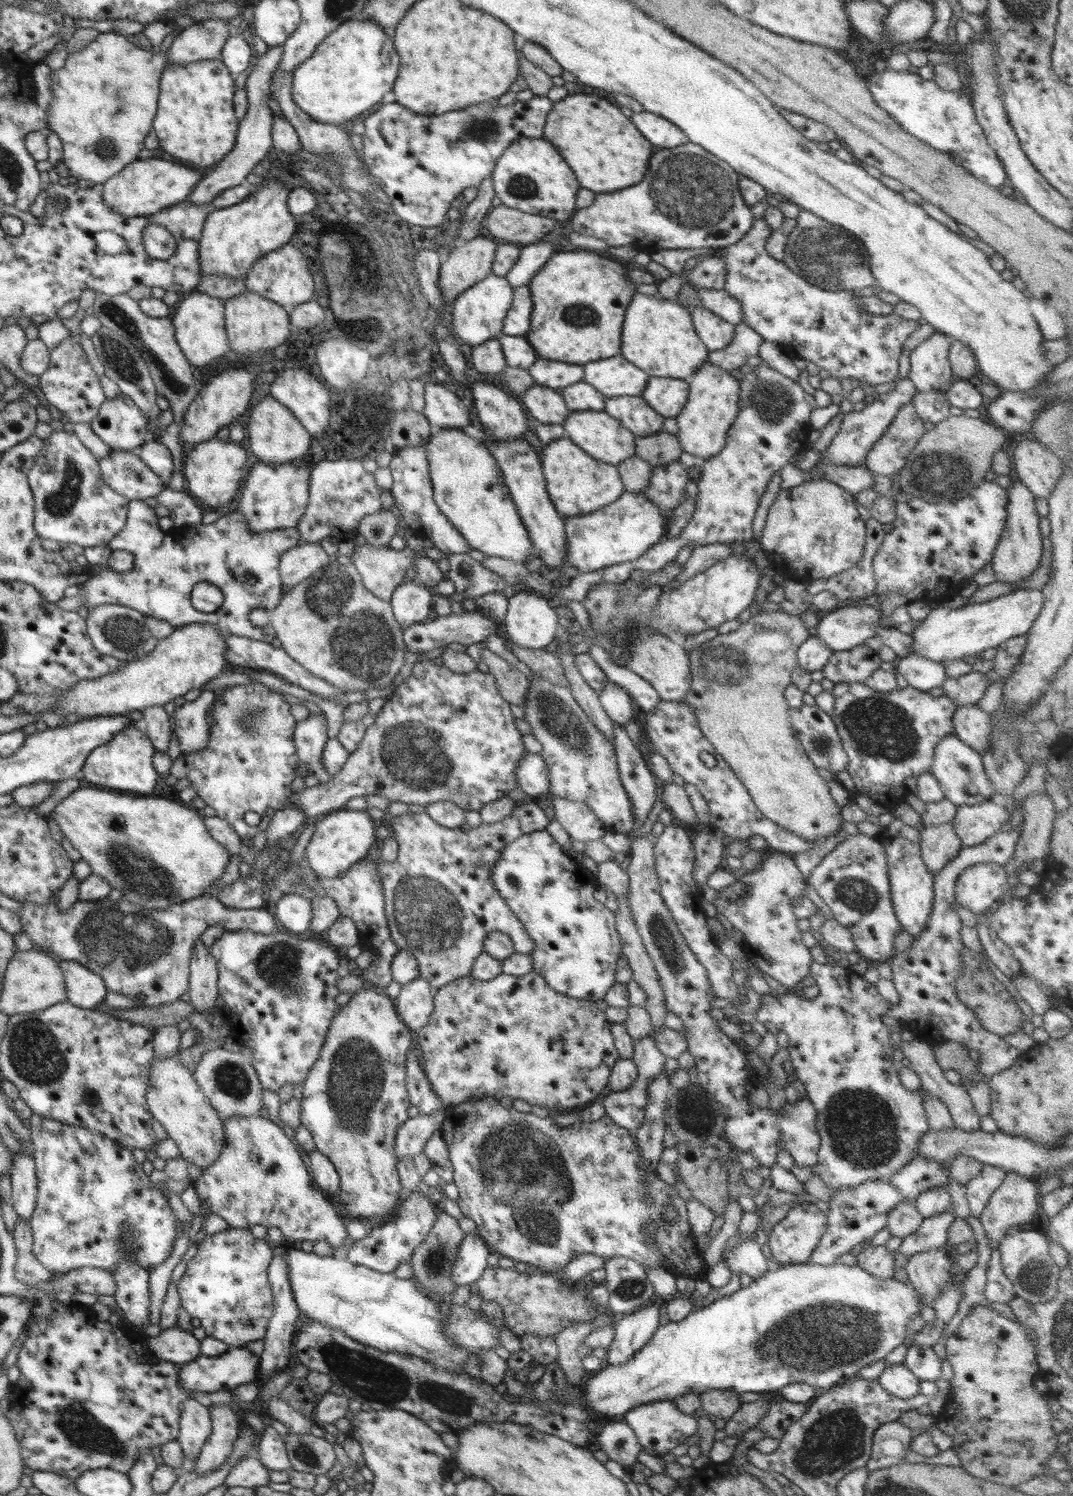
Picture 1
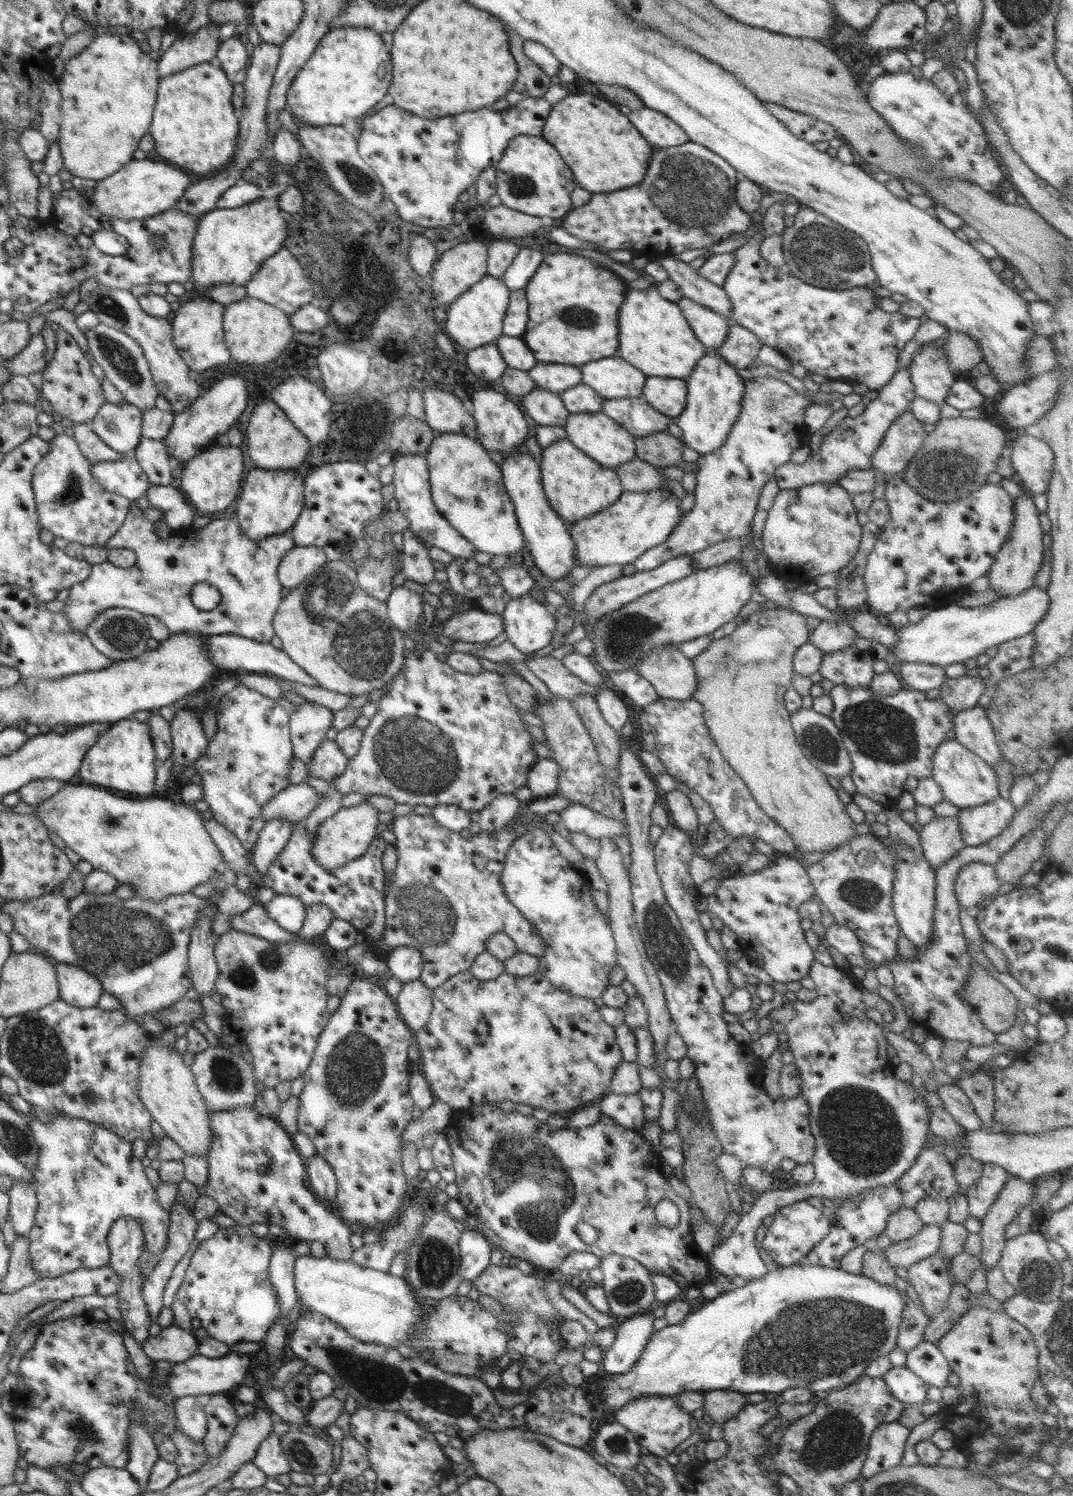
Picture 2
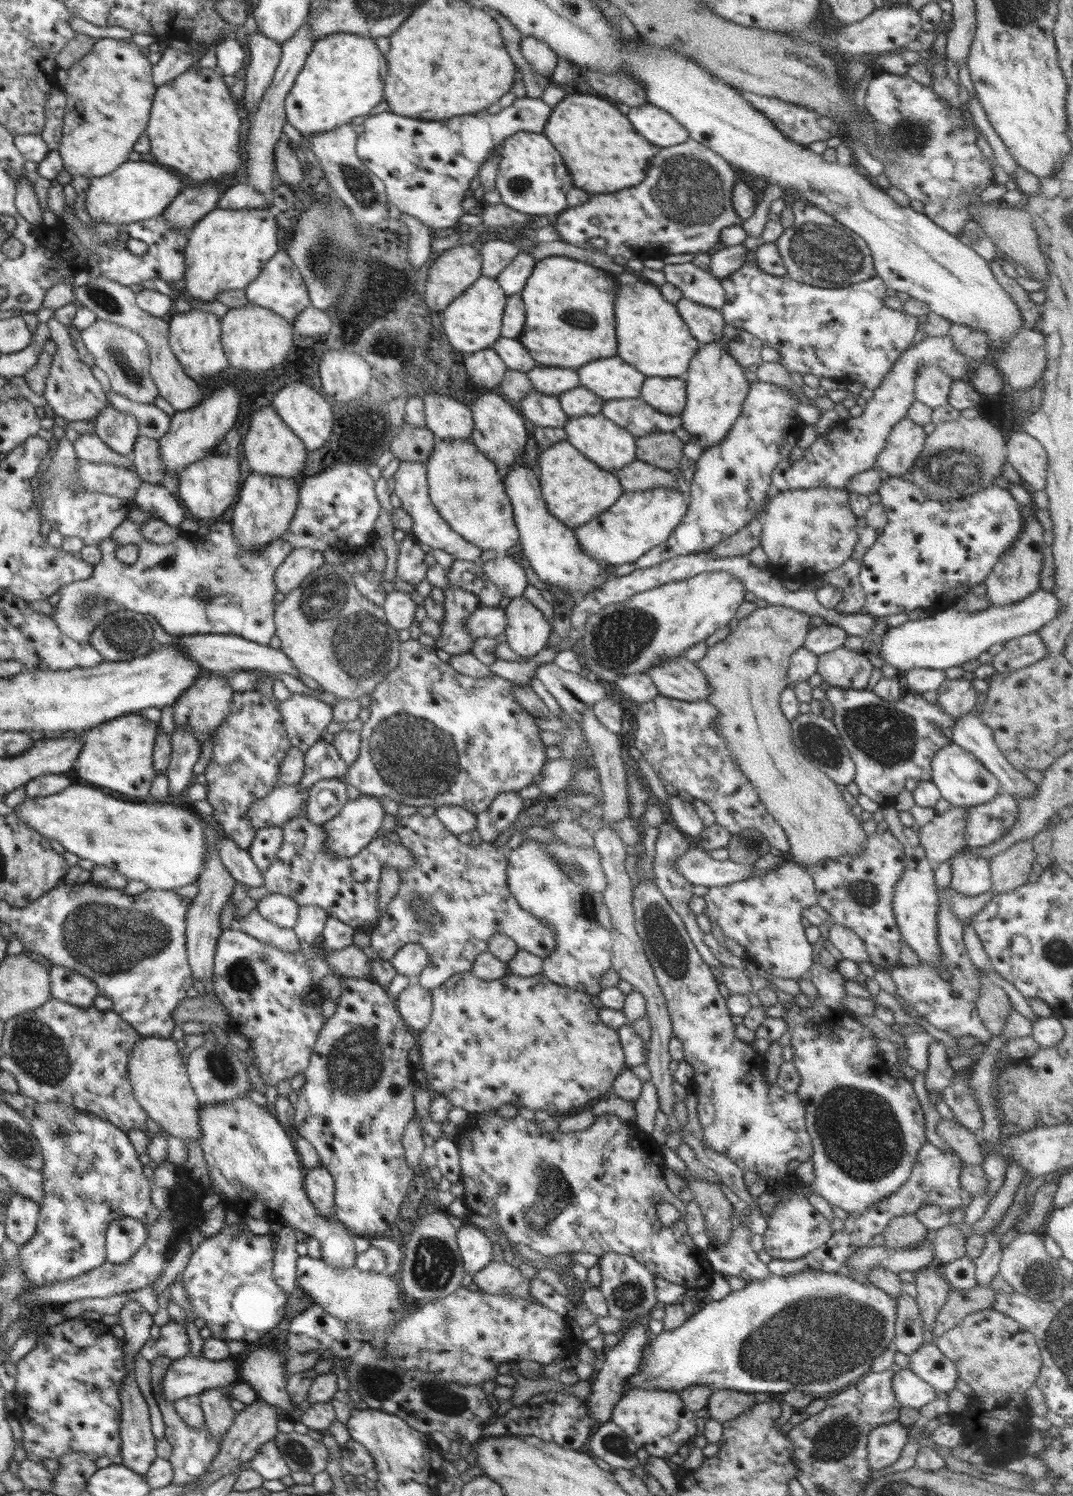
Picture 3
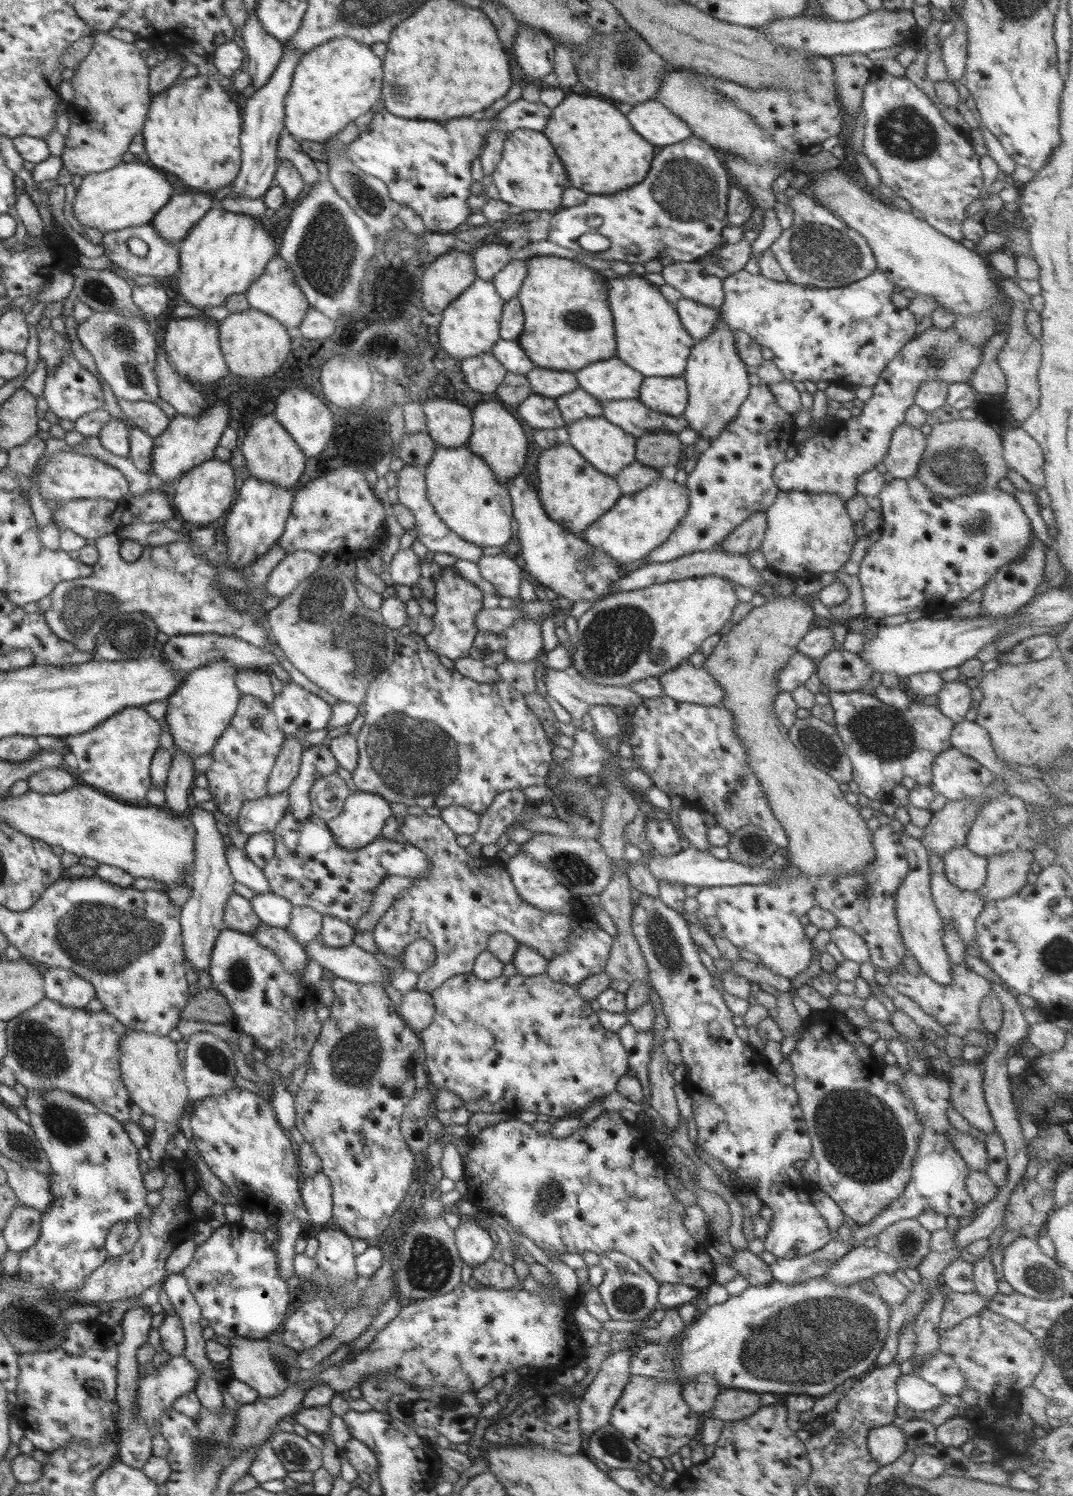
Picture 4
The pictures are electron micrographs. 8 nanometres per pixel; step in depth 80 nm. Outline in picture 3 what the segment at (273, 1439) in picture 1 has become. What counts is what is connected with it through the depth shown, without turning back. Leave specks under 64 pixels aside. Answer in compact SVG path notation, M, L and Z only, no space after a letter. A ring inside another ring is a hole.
M274 1440L265 1442L247 1465L264 1480L278 1480L291 1474Z

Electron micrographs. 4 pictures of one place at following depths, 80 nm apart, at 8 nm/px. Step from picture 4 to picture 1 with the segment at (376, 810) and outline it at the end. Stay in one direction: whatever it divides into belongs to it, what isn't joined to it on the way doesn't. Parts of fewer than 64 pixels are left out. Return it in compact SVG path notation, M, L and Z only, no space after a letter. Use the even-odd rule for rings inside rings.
M340 809L318 818L315 831L305 849L305 861L320 878L338 878L359 862L376 841L376 826L367 810Z

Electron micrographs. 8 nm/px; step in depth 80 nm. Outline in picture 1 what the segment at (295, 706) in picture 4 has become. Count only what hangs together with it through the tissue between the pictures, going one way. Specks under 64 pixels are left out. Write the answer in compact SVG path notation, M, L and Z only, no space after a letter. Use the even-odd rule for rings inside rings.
M311 713L308 719L295 724L293 732L300 763L308 765L318 784L326 784L331 780L322 762L322 751L329 738L327 730L325 715Z

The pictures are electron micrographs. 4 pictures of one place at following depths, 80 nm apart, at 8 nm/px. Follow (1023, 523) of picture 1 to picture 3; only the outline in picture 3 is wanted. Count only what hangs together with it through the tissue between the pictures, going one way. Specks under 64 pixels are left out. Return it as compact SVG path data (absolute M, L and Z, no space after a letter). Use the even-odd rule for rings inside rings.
M1021 506L1022 517L1024 517L1024 530L1018 537L1016 546L1012 546L1006 555L1001 556L992 572L986 578L986 598L990 607L1006 606L1014 602L1022 602L1032 592L1036 592L1040 585L1040 572L1043 569L1042 548L1045 547L1043 538L1043 527L1038 520L1032 516L1032 510Z

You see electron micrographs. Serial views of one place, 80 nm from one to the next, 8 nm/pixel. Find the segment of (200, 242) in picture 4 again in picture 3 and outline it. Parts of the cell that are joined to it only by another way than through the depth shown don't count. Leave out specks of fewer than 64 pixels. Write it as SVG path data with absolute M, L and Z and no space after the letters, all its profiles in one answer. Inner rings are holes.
M216 207L205 214L188 232L185 248L185 289L192 298L210 302L221 292L245 289L263 264L278 250L278 224L273 208L230 210Z

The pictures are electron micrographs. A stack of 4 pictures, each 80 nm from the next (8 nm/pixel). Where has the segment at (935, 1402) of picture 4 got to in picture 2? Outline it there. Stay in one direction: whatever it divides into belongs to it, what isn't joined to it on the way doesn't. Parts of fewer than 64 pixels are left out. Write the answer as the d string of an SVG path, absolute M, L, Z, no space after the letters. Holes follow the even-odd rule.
M892 1367L882 1377L892 1396L895 1396L900 1402L923 1404L928 1401L926 1398L928 1384L908 1367Z

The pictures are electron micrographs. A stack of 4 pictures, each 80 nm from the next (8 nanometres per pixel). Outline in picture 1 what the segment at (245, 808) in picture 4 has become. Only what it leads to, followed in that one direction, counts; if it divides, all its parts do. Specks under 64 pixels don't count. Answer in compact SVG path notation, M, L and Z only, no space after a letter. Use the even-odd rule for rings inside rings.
M416 659L412 675L391 695L392 699L384 704L374 724L366 729L358 748L349 753L342 770L332 775L326 784L309 783L300 792L293 792L282 809L286 806L302 809L307 820L315 822L332 811L344 809L351 798L378 794L390 802L424 807L436 802L450 802L465 811L479 811L482 806L507 796L517 787L515 770L528 751L524 749L522 735L514 725L510 703L500 694L496 679L490 672L484 674L477 669L468 674L454 673L432 661Z

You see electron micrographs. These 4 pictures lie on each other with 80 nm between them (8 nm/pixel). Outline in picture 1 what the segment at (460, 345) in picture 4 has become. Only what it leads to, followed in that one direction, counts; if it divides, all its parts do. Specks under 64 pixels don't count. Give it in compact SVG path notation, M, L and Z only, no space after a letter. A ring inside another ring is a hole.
M490 273L484 280L461 292L454 301L452 311L451 334L454 339L461 339L475 347L490 339L502 335L503 322L513 301L513 288L506 277Z

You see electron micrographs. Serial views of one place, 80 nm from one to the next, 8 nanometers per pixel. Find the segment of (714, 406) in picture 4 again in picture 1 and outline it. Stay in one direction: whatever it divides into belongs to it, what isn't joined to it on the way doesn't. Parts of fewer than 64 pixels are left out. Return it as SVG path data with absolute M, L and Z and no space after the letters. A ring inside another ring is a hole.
M707 360L692 378L688 379L688 383L689 395L686 404L675 418L679 428L676 435L683 452L708 459L724 448L728 429L739 413L739 381L730 375L730 371L714 366Z

